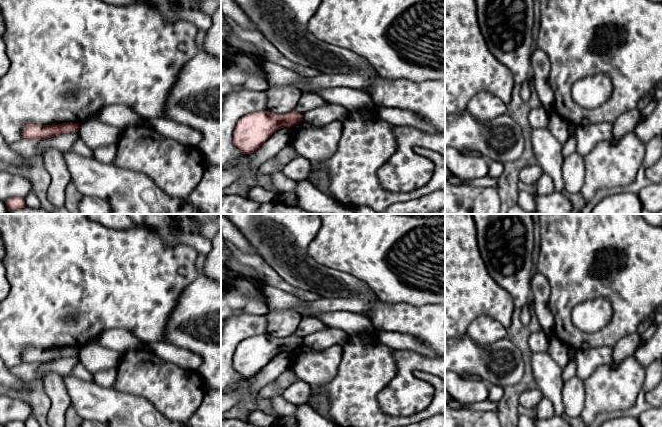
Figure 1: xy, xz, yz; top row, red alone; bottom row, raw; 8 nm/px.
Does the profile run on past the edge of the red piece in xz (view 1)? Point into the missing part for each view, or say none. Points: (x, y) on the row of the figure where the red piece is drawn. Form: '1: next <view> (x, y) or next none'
1: next none

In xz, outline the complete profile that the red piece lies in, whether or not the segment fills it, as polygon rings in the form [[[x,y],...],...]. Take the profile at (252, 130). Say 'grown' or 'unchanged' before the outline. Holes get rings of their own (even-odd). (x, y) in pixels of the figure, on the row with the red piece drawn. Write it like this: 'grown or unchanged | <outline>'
unchanged | [[[256,111],[238,120],[233,131],[233,144],[243,153],[256,151],[274,132],[283,127],[292,127],[303,120],[296,111],[274,113]]]

